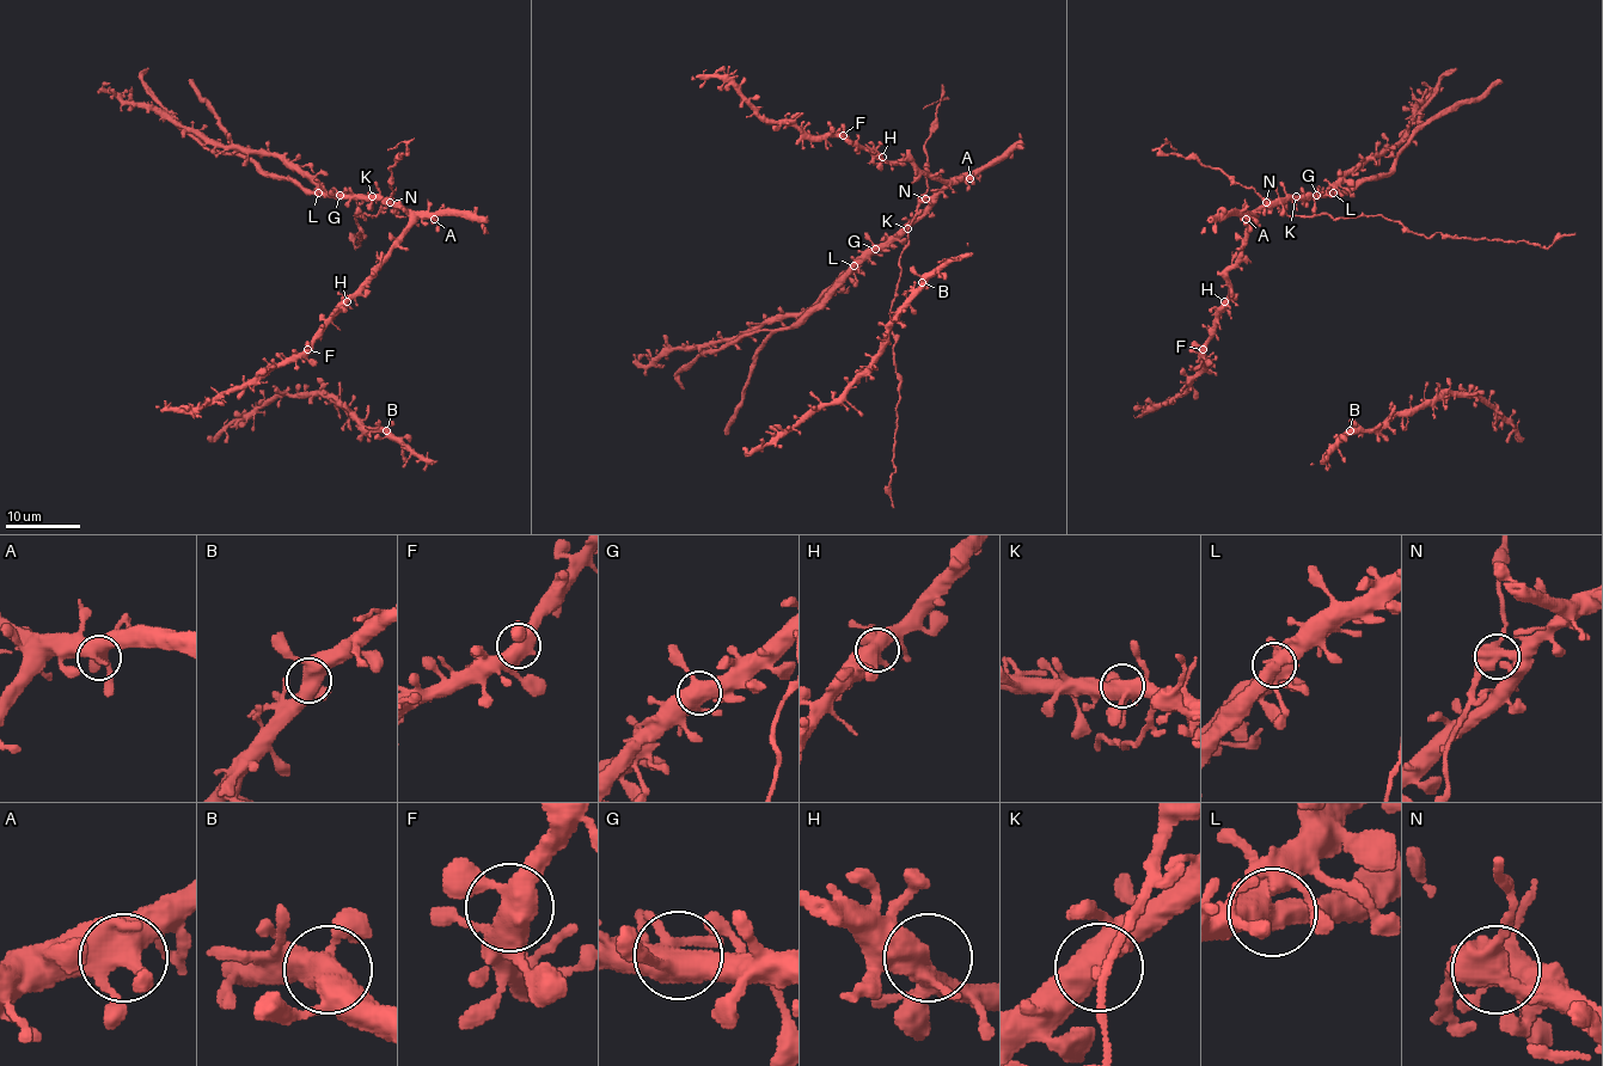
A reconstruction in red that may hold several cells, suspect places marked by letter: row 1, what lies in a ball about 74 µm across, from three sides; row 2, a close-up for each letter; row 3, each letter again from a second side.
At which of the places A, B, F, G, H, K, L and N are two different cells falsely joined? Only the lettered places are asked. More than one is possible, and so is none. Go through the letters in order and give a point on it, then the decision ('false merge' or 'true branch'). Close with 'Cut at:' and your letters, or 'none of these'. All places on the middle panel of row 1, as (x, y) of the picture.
A: at (970, 178); true branch
B: at (922, 282); true branch
F: at (843, 135); true branch
G: at (875, 249); true branch
H: at (882, 157); true branch
K: at (907, 228); true branch
L: at (854, 265); false merge
N: at (925, 198); false merge
Cut at: L, N

